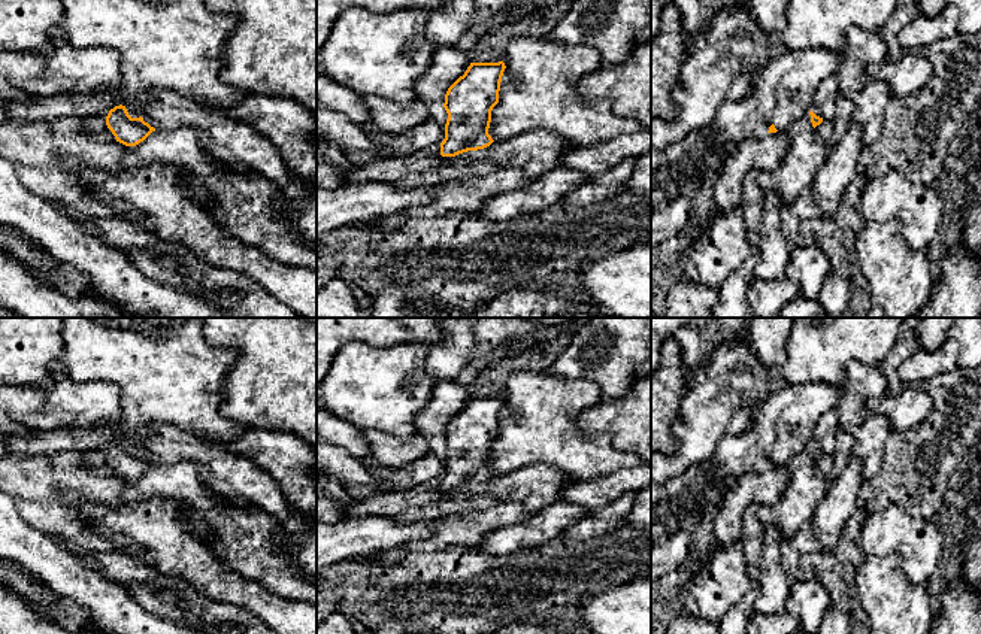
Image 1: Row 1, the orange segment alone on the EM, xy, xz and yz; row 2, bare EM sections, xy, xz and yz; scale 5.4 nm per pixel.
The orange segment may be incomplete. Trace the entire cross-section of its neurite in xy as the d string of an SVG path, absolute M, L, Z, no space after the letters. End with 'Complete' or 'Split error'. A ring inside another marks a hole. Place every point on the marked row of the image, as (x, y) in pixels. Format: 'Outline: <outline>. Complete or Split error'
Outline: M122 104L110 109L106 116L88 118L87 127L97 140L116 140L125 146L136 146L155 131L155 128L145 122L142 116L131 118Z. Split error

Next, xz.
Outline: M503 61L499 63L470 63L463 76L460 76L446 91L443 107L448 113L445 124L445 139L440 145L433 145L423 151L417 151L408 157L384 158L373 161L363 167L352 167L345 161L342 151L330 142L317 142L317 163L326 161L333 166L339 166L343 172L342 183L382 179L390 183L397 183L402 178L409 173L421 172L433 166L440 164L439 158L443 157L451 161L452 157L467 152L478 151L490 146L494 140L488 134L491 122L491 110L499 103L500 82L506 66Z. Split error

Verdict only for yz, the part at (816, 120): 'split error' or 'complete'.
split error

